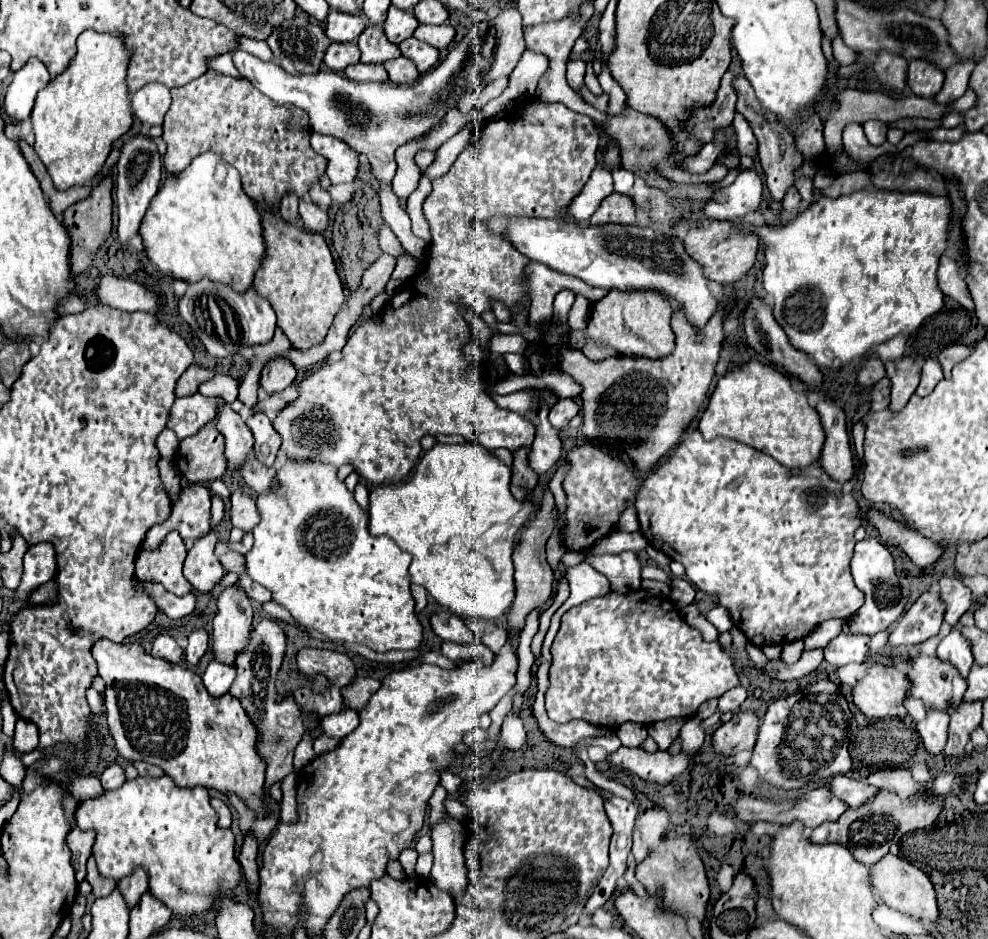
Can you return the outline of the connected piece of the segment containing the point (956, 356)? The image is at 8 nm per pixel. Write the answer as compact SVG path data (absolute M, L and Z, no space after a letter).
M964 344L946 346L946 348L938 354L938 362L940 362L942 370L944 370L944 378L948 378L948 376L950 376L950 370L954 368L954 364L966 360L966 358L970 356L970 352L972 352L972 350L970 350L968 346L964 346Z

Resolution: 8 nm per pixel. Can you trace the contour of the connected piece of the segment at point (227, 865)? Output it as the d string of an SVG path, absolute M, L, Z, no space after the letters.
M166 774L162 778L138 776L116 790L106 790L96 798L82 800L74 818L80 830L96 832L92 856L96 858L102 878L122 880L136 868L142 868L148 874L150 894L164 902L172 910L172 916L184 918L210 912L222 900L222 894L234 890L242 878L242 866L234 850L234 834L230 828L218 826L218 814L210 806L206 788L176 788Z

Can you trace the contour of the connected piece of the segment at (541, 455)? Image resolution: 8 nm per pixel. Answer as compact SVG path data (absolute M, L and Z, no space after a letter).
M544 402L538 412L540 423L532 442L532 452L528 456L528 464L536 474L546 474L548 470L552 470L562 454L562 440L558 436L558 430L554 430L548 420L550 409Z

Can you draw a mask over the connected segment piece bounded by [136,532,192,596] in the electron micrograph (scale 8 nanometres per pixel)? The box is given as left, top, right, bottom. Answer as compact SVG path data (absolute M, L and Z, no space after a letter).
M170 532L158 550L140 552L136 560L136 576L140 580L154 580L176 596L184 596L192 590L192 584L182 574L186 558L184 540L178 532Z

